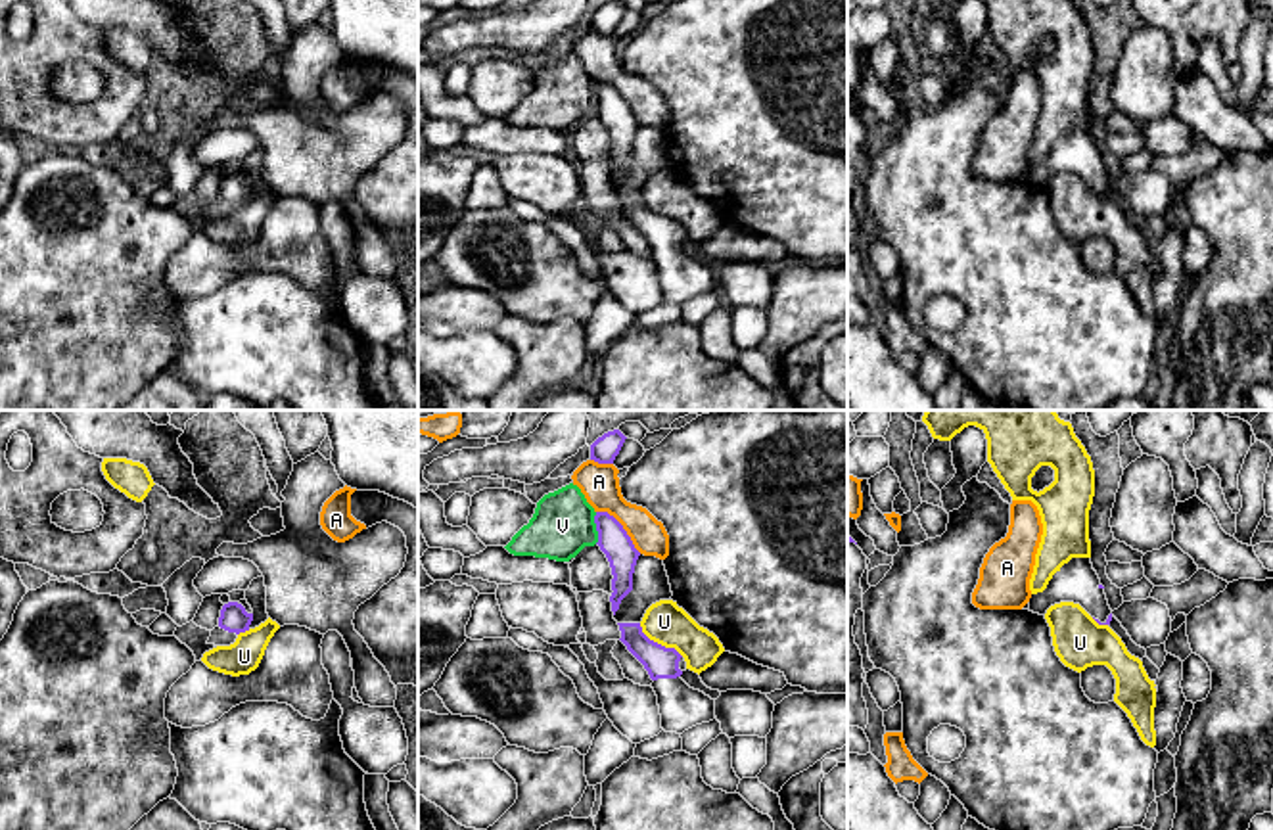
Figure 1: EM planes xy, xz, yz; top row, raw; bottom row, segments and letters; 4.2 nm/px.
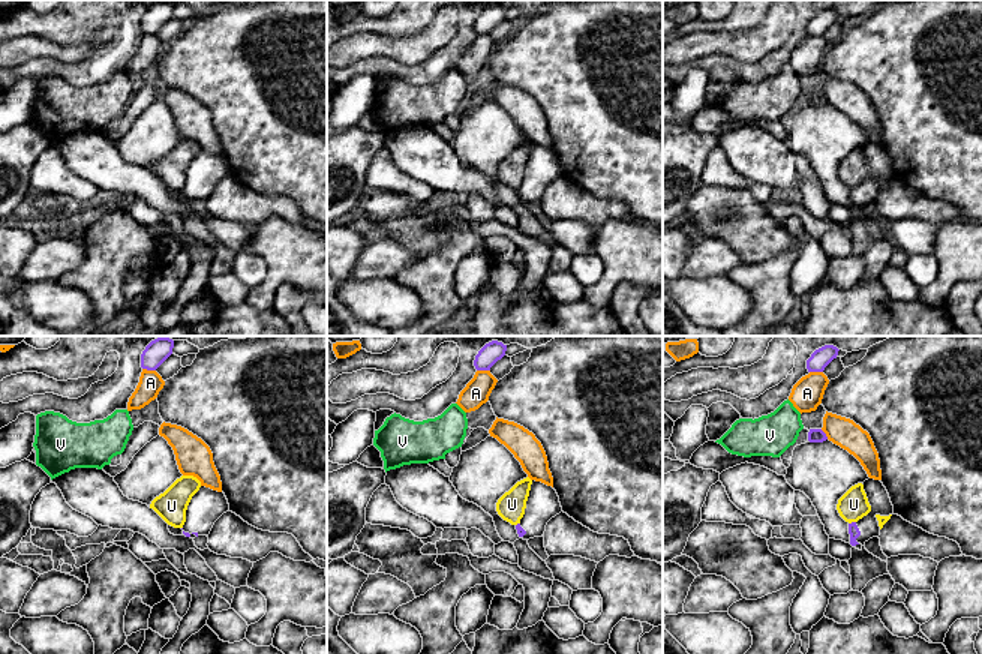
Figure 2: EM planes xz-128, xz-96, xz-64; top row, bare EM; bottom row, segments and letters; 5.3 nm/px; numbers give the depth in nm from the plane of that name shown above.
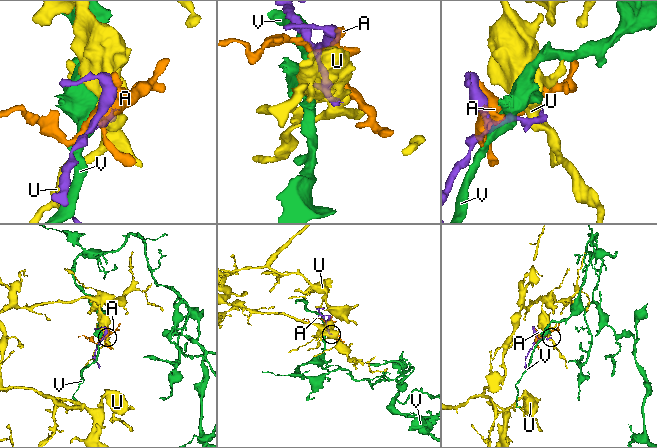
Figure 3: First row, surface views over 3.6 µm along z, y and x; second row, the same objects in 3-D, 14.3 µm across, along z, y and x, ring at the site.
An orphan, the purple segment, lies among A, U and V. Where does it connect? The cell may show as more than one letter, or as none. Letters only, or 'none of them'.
none of them

